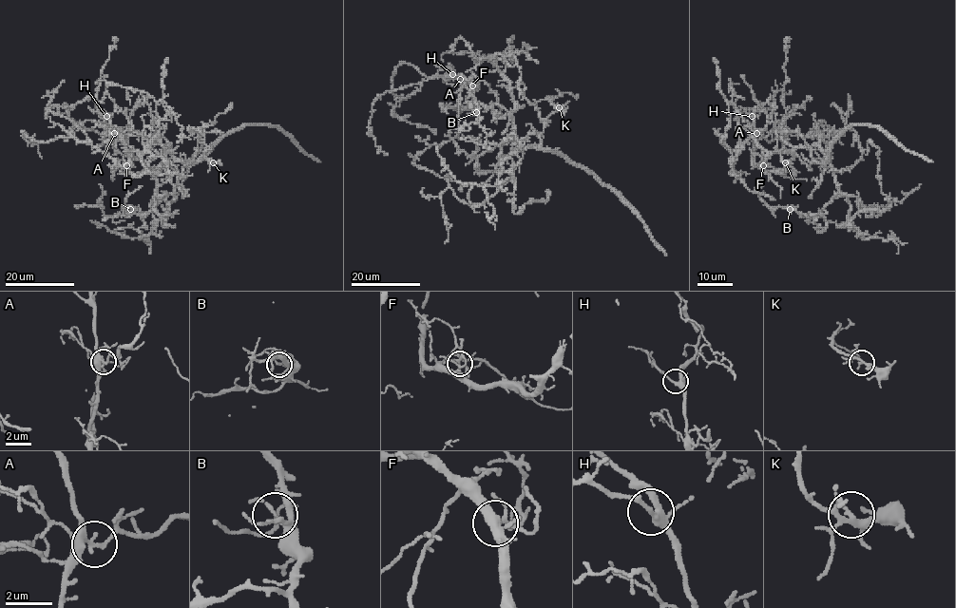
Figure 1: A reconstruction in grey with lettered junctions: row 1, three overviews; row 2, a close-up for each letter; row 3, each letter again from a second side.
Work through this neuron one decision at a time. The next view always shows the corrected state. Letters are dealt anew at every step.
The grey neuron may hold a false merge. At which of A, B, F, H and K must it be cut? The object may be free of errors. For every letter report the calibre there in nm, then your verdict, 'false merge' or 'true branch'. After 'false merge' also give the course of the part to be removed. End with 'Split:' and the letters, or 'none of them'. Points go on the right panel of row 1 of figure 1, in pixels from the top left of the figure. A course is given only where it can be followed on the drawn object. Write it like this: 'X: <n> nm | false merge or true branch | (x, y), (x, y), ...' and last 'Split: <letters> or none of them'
A: 240 nm | true branch
B: 140 nm | false merge | (790, 209), (887, 206), (893, 201), (901, 201), (921, 183)
F: 220 nm | true branch
H: 260 nm | true branch
K: 220 nm | true branch
Split: B

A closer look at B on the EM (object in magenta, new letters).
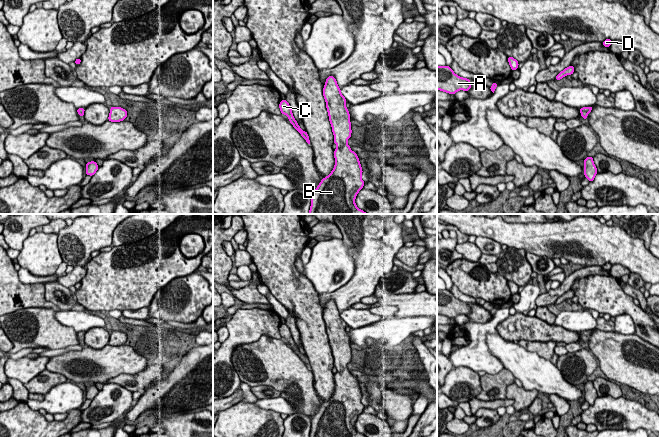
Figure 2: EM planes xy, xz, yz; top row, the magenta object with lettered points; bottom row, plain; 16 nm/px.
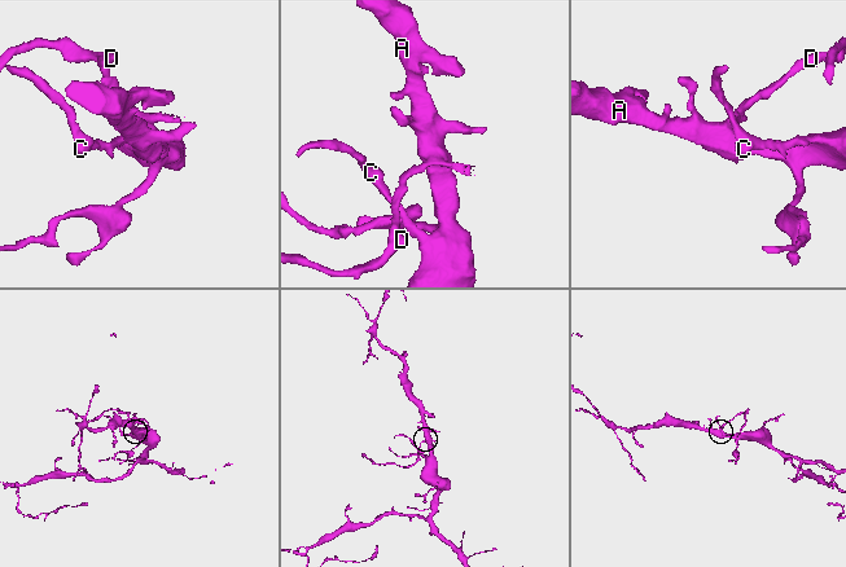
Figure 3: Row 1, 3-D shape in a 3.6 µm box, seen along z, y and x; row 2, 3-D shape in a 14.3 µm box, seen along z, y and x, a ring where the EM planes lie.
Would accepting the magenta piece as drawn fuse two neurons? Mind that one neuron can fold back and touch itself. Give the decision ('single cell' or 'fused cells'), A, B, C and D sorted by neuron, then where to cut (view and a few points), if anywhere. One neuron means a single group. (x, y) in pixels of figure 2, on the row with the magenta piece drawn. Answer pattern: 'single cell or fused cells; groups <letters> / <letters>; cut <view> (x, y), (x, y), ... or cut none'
fused cells; groups A B D / C; cut xz (301, 130), (299, 132)

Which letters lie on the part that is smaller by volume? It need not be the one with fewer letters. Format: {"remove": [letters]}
{"remove": ["C"]}

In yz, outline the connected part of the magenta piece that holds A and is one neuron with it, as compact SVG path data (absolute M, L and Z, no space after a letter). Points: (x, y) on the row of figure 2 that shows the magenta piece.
M437 66L437 90L454 95L459 90L471 89L470 79L456 75L449 66Z

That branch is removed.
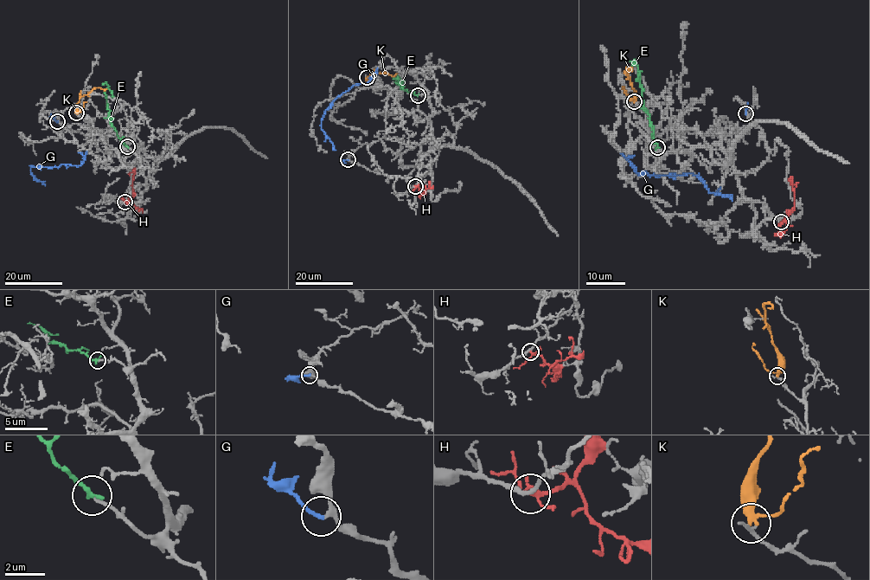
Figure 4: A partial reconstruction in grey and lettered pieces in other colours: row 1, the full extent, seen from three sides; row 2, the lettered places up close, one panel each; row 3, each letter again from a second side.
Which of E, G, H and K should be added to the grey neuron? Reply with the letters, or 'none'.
E

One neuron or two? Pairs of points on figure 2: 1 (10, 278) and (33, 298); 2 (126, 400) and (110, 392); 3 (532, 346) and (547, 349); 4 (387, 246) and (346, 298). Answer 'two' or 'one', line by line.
1: one
2: one
3: one
4: one

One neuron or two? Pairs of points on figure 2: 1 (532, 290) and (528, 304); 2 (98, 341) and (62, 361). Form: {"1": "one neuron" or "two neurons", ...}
{"1": "one neuron", "2": "two neurons"}

